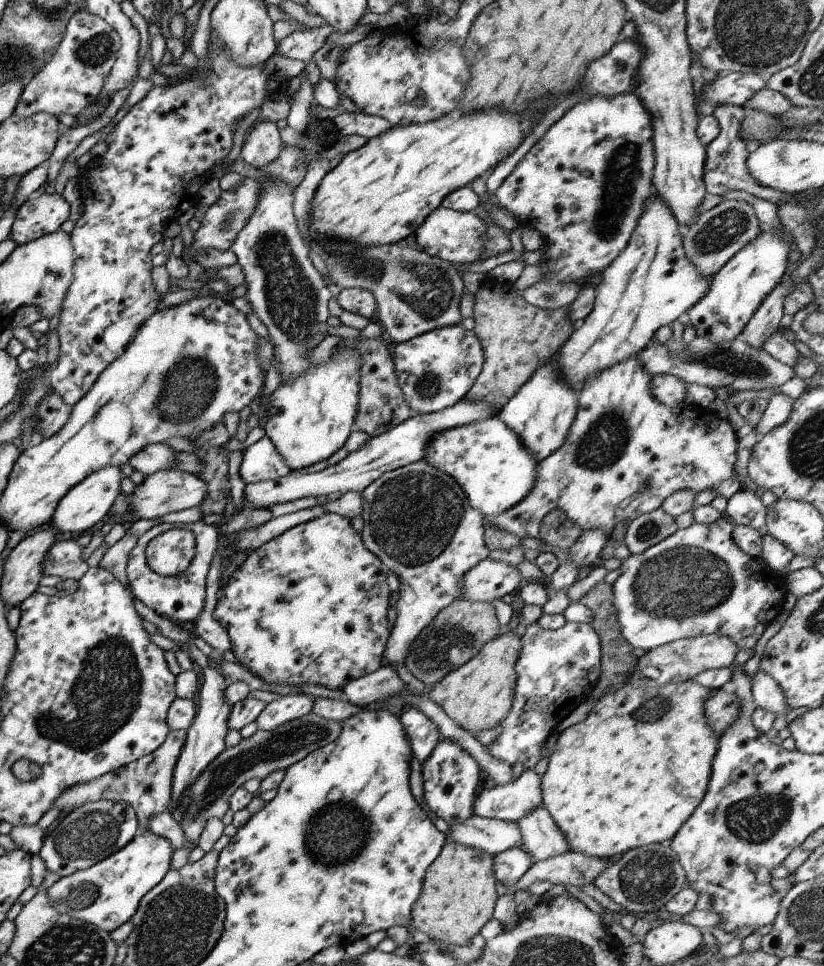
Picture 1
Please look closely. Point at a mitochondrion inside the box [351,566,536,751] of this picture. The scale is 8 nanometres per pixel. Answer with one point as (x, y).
(442, 646)

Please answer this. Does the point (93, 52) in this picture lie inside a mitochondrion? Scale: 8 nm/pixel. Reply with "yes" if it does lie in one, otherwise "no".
yes

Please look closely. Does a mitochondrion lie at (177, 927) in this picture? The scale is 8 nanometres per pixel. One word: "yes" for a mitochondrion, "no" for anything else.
yes

